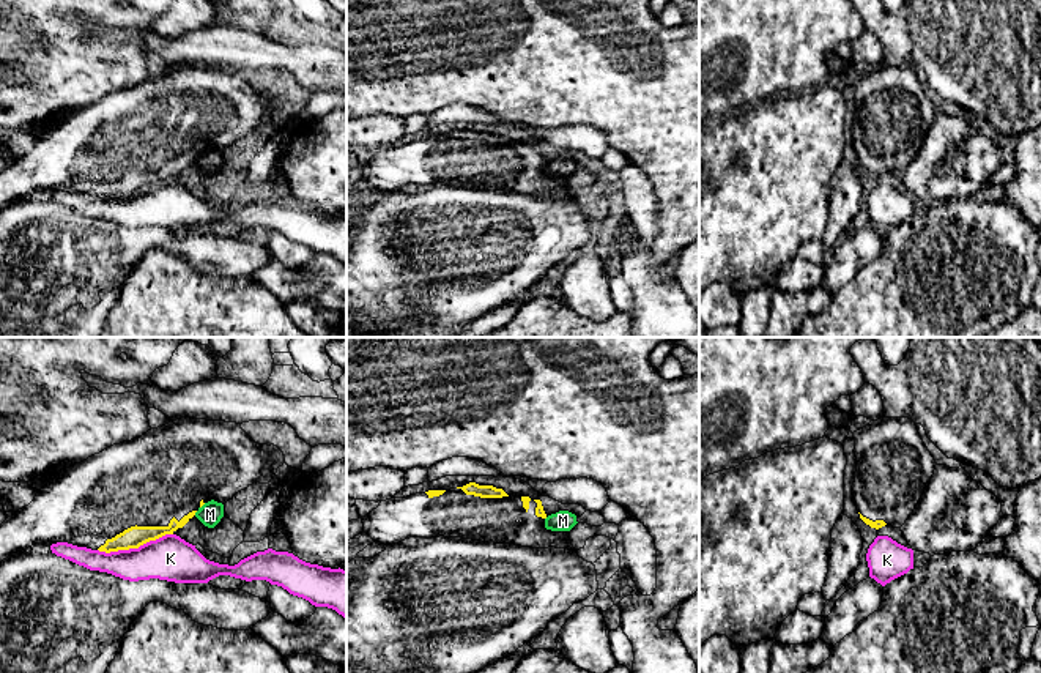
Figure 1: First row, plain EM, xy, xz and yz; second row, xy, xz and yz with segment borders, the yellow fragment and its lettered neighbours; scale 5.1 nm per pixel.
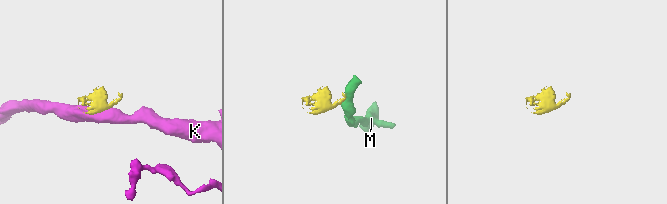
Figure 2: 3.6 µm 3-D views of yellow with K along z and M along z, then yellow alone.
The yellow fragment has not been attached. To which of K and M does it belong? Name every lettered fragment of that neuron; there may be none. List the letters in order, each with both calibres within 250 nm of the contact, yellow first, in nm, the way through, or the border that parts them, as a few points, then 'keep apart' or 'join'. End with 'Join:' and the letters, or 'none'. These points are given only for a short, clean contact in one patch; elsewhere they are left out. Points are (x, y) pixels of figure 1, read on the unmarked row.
K: 110 nm thick on the yellow side, 220 nm on the other; border along xy (172, 180), (150, 186), (137, 194), (109, 199), (98, 197); keep apart
M: 70 nm thick on the yellow side, 120 nm on the other; border along xy (197, 158), (194, 161); keep apart
Join: none

